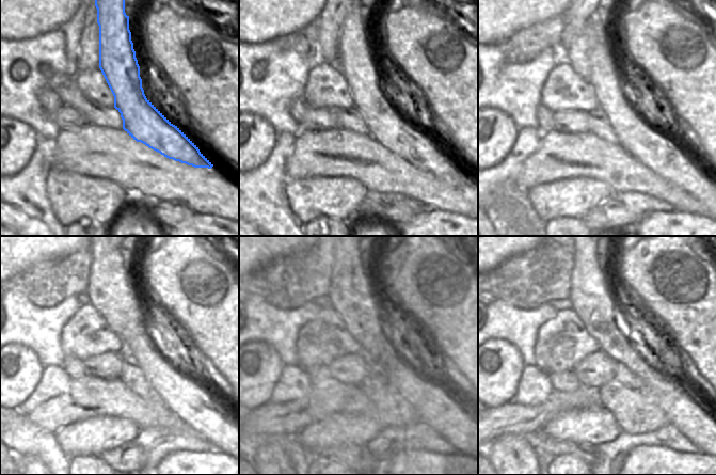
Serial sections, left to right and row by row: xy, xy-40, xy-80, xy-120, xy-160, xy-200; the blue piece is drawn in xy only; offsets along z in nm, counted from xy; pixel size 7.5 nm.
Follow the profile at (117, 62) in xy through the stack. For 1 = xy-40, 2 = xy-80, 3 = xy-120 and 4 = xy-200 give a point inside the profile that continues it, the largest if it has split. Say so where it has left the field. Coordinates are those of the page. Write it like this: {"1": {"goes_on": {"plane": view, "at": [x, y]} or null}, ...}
{"1": {"goes_on": {"plane": "xy-40", "at": [356, 61]}}, "2": {"goes_on": {"plane": "xy-80", "at": [655, 149]}}, "3": {"goes_on": {"plane": "xy-120", "at": [186, 397]}}, "4": {"goes_on": {"plane": "xy-200", "at": [674, 413]}}}

